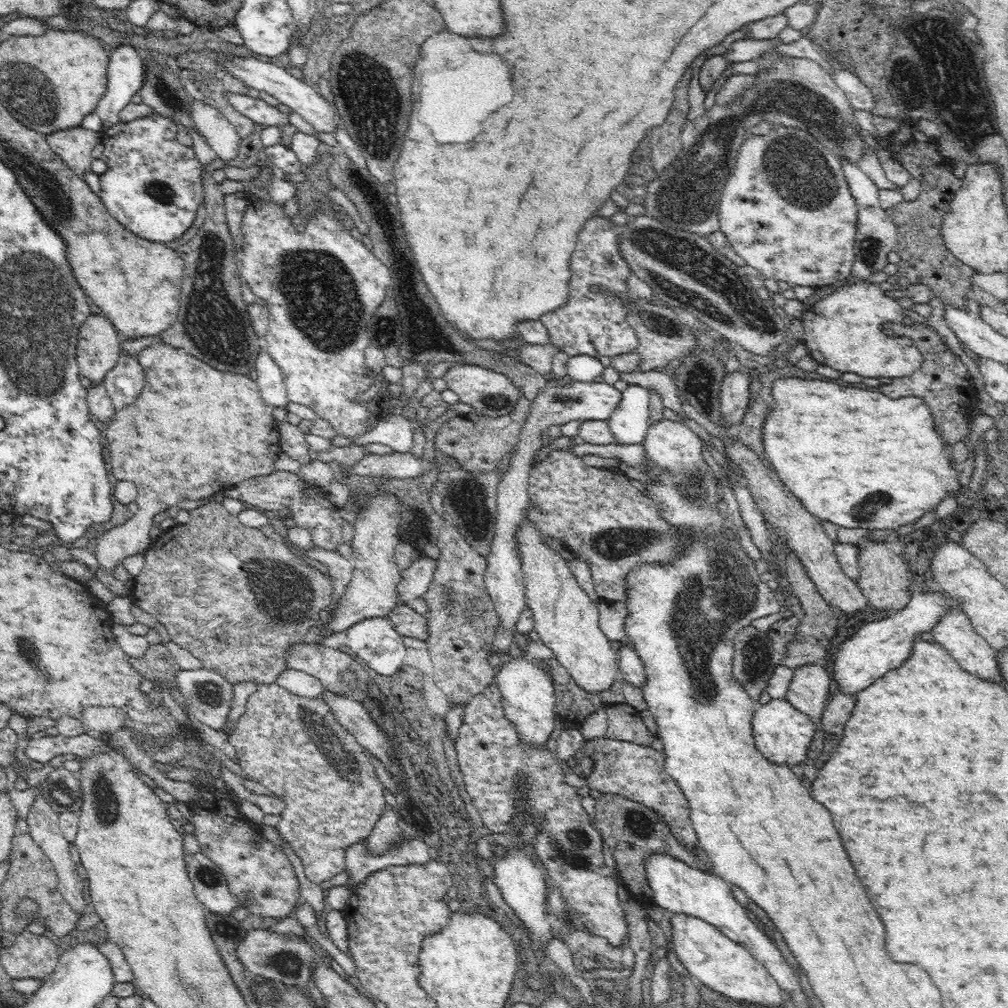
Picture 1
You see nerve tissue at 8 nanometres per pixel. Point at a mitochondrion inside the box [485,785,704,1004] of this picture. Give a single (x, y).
(573, 849)

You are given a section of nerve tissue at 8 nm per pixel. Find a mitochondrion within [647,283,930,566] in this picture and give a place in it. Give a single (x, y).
(701, 382)

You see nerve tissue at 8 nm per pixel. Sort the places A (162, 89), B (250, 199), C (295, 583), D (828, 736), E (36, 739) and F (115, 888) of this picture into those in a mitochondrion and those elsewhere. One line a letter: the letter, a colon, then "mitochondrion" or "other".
A: mitochondrion
B: other
C: mitochondrion
D: other
E: other
F: other

